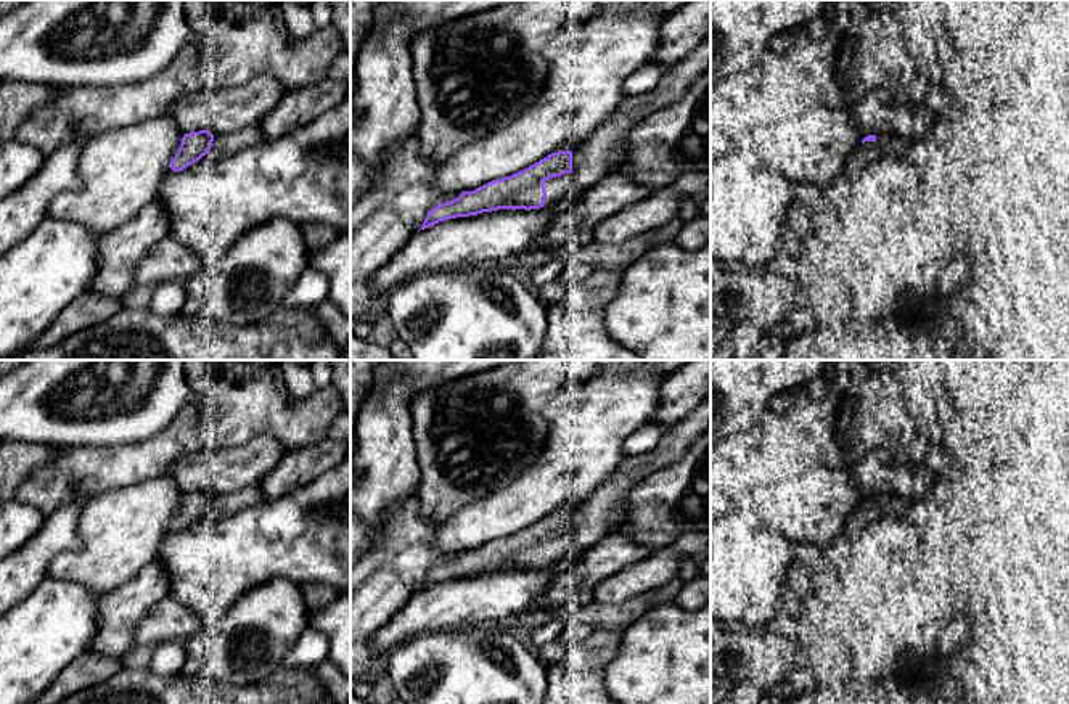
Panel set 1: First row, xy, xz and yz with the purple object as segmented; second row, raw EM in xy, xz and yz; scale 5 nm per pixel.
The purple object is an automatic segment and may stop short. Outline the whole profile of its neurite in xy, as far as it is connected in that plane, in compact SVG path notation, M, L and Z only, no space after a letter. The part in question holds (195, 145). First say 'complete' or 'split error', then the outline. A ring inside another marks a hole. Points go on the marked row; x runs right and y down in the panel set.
split error | M257 125L236 133L217 137L209 130L190 132L183 135L180 148L169 167L174 172L180 172L193 162L198 162L206 154L217 159L235 154L244 148L264 145L264 141L265 138Z

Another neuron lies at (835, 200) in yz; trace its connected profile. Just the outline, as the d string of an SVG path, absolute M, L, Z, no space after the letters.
M844 175L833 180L825 188L818 188L807 211L812 222L812 235L833 241L841 235L841 215L849 196L849 183Z

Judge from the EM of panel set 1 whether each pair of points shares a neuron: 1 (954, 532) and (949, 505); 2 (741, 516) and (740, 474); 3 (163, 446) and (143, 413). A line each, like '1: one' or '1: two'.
1: two
2: two
3: two

